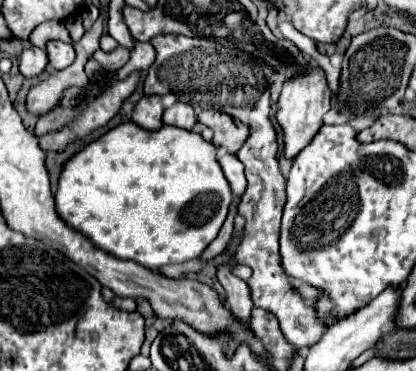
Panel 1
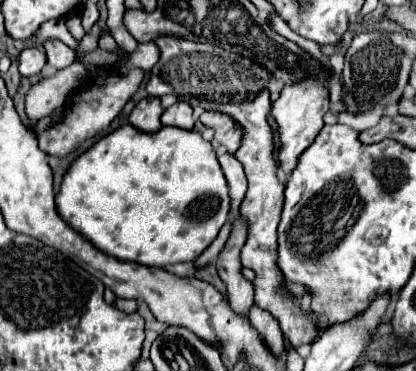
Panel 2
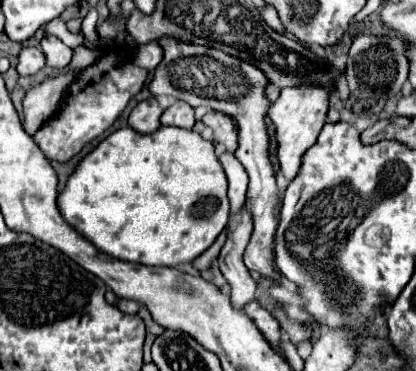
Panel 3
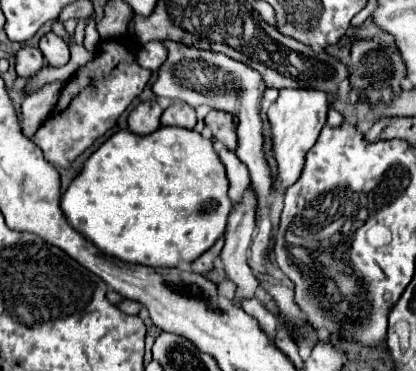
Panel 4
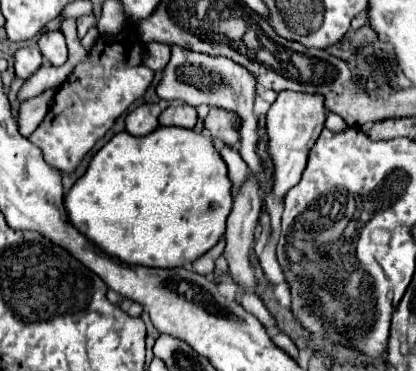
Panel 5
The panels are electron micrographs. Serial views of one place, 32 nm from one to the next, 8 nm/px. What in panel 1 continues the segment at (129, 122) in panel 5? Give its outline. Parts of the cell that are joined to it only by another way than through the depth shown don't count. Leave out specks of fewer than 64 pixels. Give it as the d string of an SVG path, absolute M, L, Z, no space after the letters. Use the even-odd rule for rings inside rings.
M158 94L142 96L134 108L132 122L136 122L146 130L158 130L162 126L162 114L164 114L164 106Z

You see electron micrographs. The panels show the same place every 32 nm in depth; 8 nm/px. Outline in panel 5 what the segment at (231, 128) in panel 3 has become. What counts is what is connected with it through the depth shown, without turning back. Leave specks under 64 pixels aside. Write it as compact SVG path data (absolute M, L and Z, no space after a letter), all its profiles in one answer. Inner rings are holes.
M212 108L204 120L204 126L212 132L212 136L220 138L226 146L234 148L238 142L238 126L240 120L234 112L228 110L220 110L220 108Z

